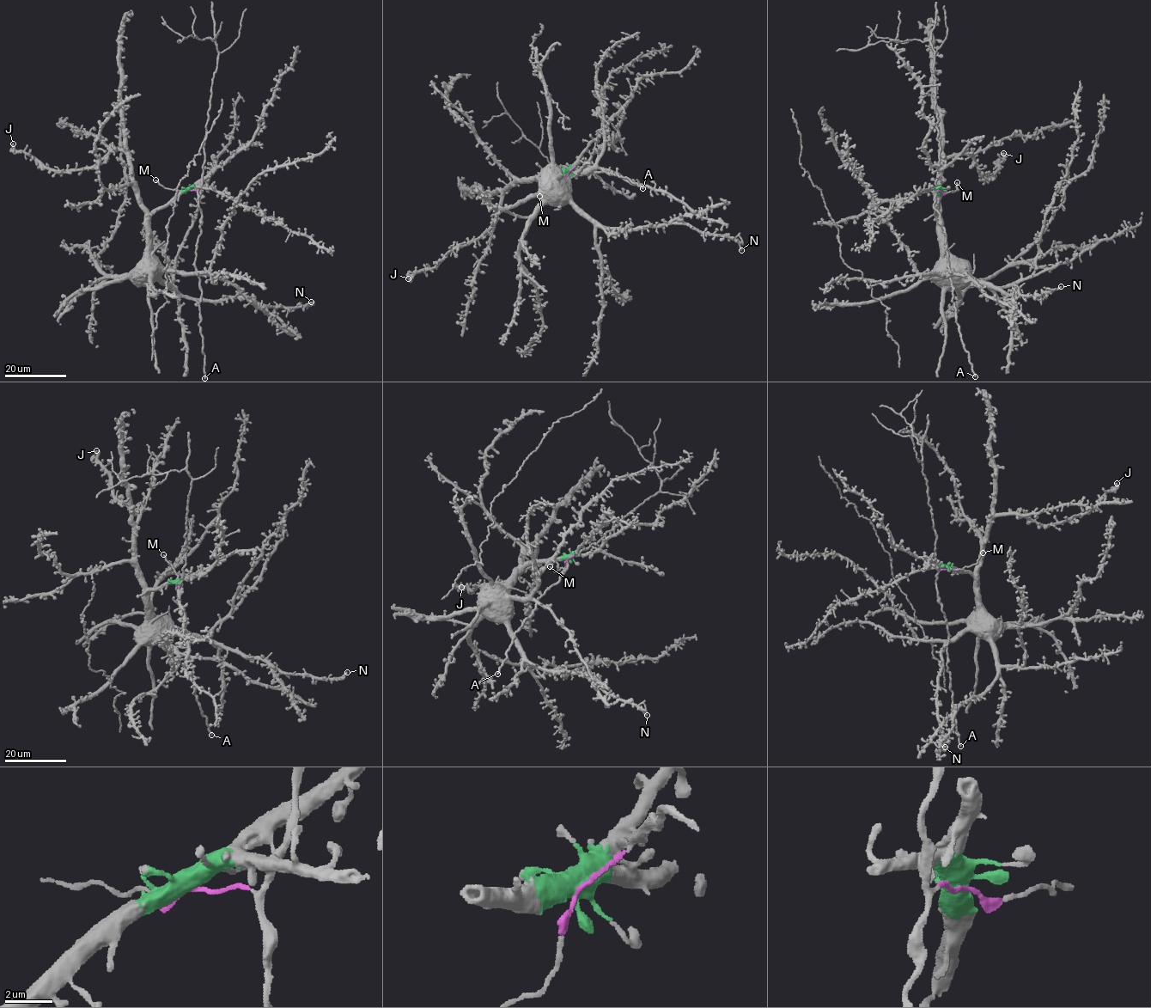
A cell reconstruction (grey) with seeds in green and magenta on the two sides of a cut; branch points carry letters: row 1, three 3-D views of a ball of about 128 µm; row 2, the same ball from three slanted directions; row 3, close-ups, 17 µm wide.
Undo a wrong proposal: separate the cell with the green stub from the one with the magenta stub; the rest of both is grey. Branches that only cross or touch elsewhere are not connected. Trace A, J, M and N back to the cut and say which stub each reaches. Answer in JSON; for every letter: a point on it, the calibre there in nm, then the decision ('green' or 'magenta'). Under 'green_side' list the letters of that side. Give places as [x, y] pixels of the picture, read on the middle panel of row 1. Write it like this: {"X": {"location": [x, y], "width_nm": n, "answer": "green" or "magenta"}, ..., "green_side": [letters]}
{"A": {"location": [642, 188], "width_nm": 240, "answer": "magenta"}, "J": {"location": [408, 278], "width_nm": 320, "answer": "green"}, "M": {"location": [539, 196], "width_nm": 200, "answer": "magenta"}, "N": {"location": [741, 250], "width_nm": 320, "answer": "green"}, "green_side": ["J", "N"]}

